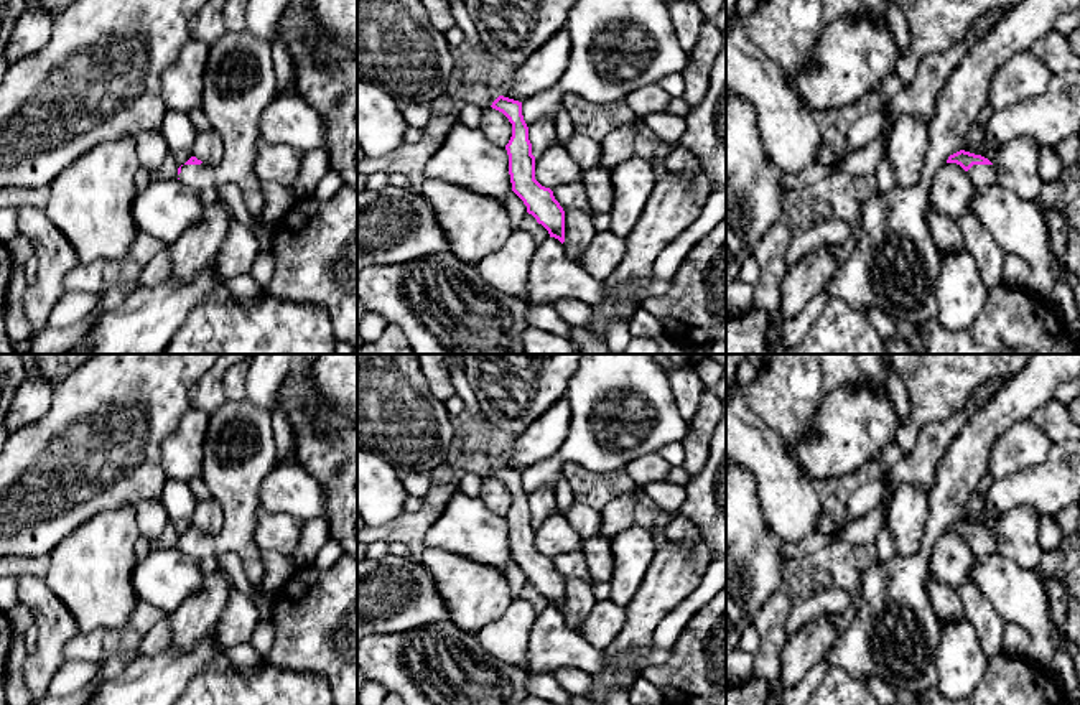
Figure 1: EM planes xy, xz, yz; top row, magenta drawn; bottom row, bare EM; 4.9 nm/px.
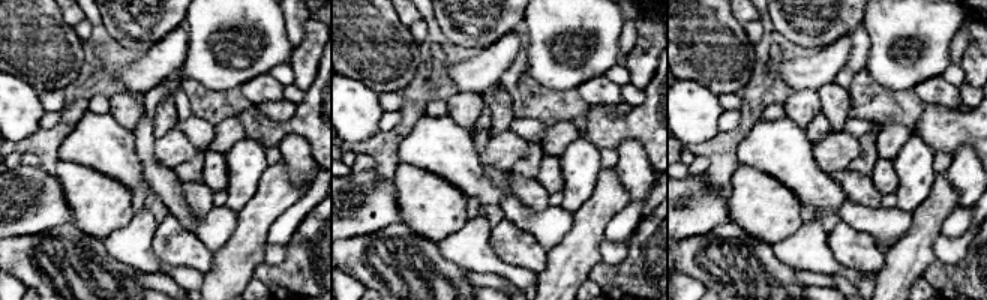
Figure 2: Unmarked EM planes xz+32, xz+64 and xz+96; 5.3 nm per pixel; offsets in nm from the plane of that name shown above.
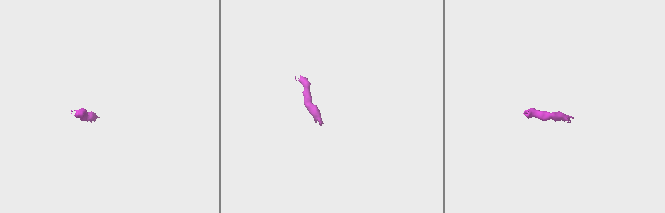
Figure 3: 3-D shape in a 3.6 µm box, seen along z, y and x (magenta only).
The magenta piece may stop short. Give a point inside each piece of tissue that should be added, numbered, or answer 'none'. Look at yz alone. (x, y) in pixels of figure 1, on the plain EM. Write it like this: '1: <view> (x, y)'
1: yz (980, 544)

